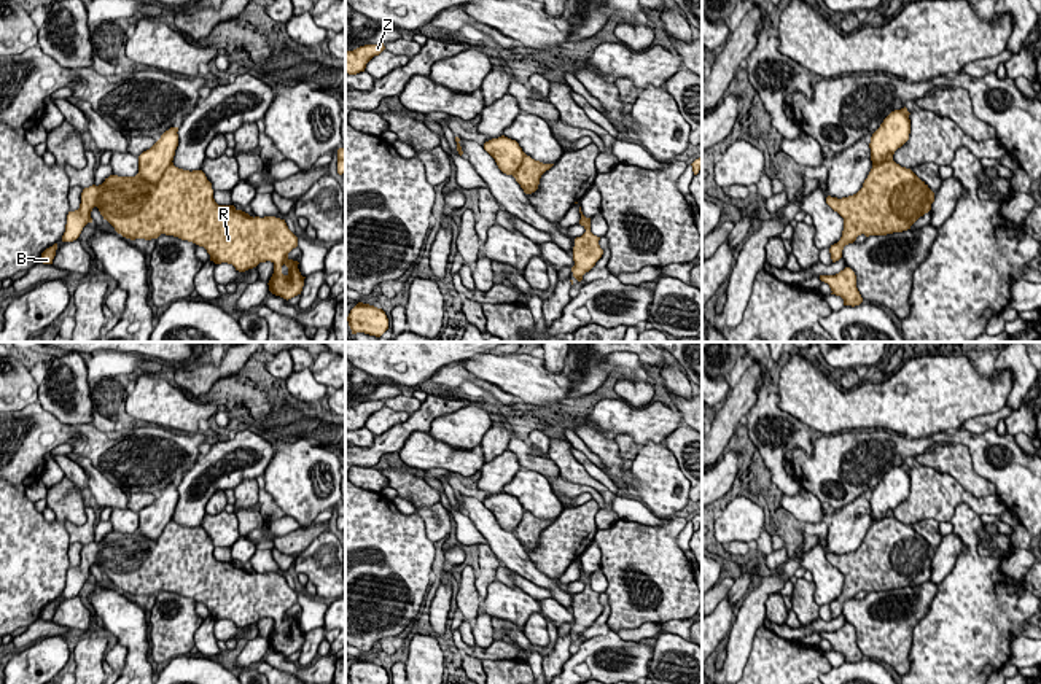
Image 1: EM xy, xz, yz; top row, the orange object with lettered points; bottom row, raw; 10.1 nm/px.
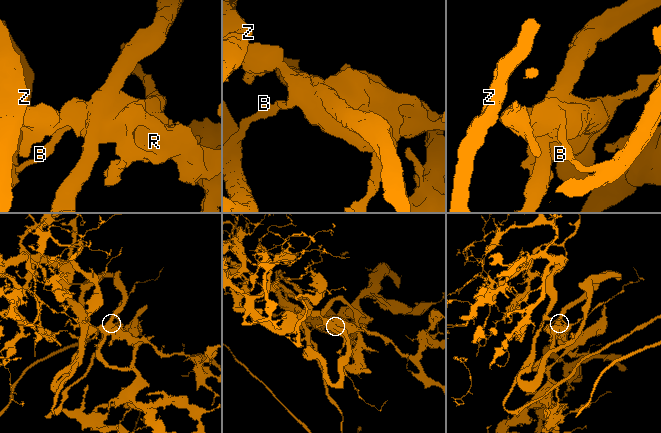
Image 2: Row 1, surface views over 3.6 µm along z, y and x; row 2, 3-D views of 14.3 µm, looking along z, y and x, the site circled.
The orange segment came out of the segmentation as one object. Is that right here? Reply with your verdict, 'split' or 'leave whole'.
split

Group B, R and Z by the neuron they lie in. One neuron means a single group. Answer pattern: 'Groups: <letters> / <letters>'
Groups: B R / Z

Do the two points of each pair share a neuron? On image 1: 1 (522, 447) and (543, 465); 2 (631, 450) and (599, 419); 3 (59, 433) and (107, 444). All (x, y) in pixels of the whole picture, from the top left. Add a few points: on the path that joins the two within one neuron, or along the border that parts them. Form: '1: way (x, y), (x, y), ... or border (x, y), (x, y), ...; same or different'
1: way (526, 454), (537, 463); same
2: border (616, 433), (626, 433), (637, 446); different
3: way (70, 433), (80, 431), (96, 444); same

